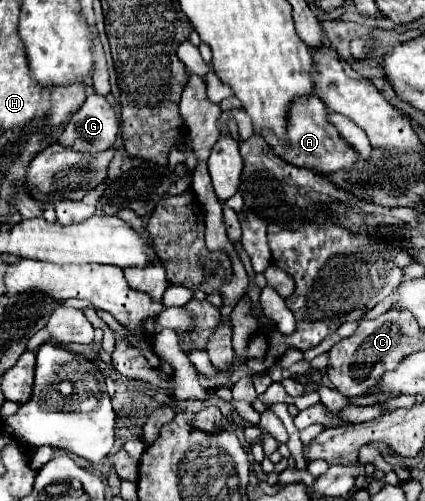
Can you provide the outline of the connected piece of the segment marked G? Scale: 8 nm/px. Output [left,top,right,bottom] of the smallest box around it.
[58,93,120,153]

